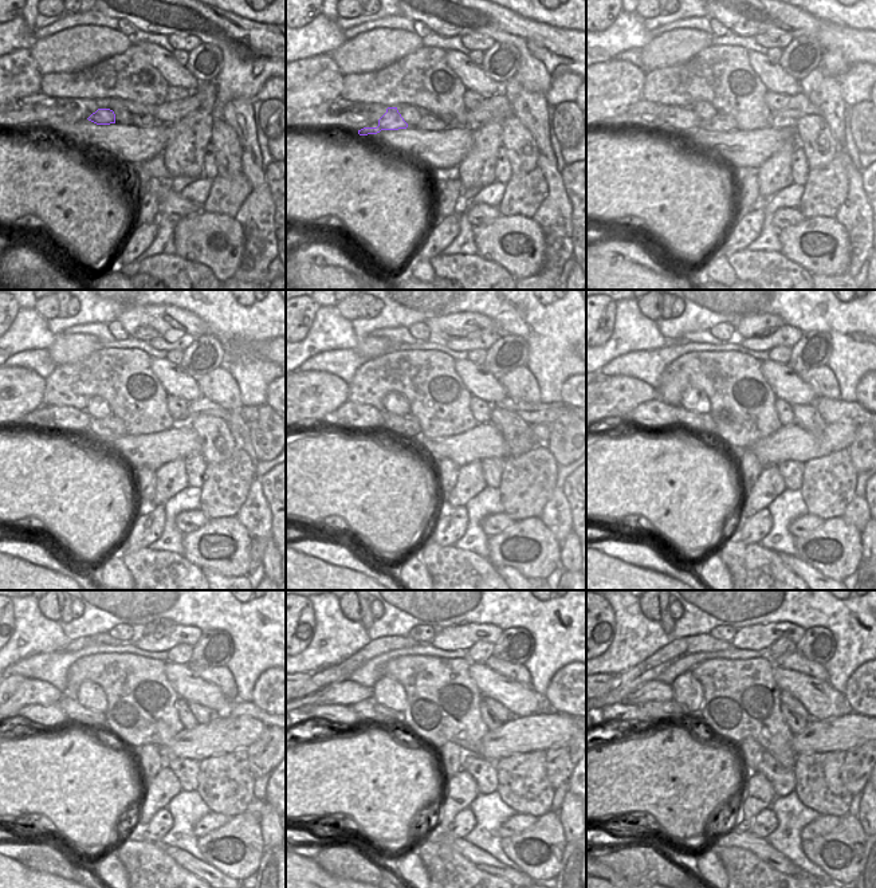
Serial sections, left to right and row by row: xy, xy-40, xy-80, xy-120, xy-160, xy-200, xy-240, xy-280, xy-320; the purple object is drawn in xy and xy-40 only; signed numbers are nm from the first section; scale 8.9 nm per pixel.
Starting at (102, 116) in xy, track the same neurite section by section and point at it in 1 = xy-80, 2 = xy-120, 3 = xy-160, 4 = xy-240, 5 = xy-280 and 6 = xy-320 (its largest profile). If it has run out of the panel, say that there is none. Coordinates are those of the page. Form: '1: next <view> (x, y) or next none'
1: next xy-80 (676, 118)
2: next xy-120 (67, 419)
3: next xy-160 (356, 416)
4: next xy-240 (50, 718)
5: next xy-280 (338, 715)
6: next xy-320 (619, 712)

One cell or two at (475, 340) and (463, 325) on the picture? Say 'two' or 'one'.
two

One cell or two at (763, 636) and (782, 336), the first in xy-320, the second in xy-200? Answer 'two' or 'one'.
one

